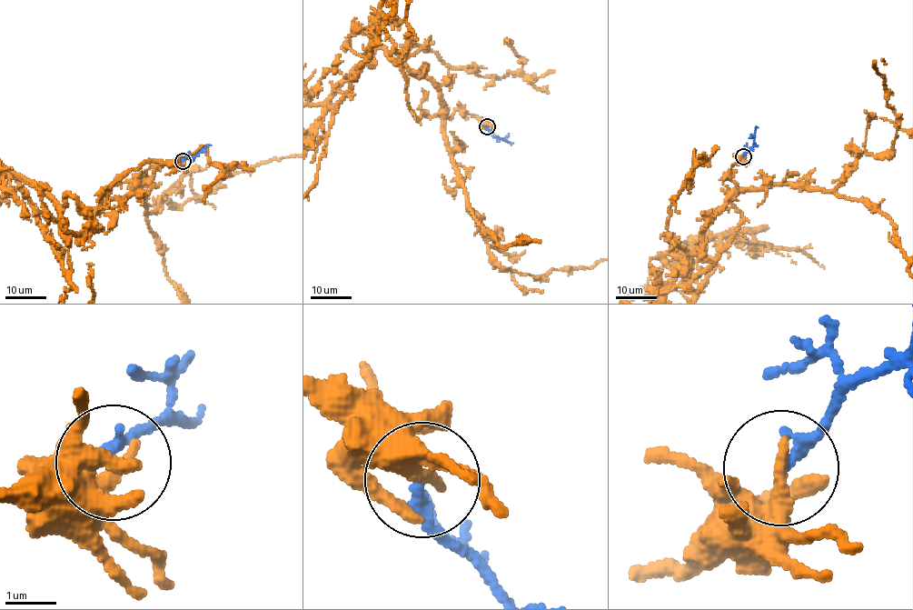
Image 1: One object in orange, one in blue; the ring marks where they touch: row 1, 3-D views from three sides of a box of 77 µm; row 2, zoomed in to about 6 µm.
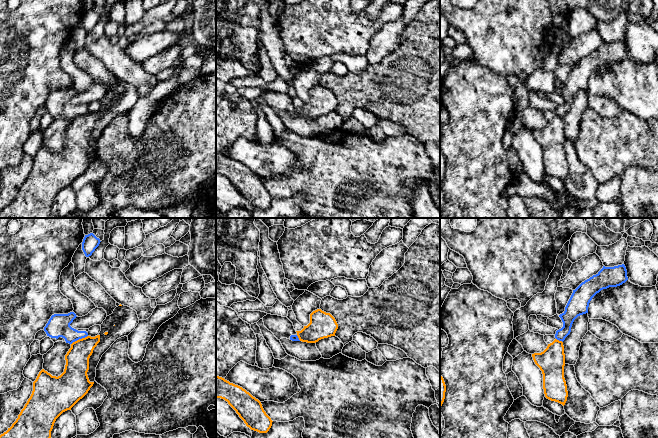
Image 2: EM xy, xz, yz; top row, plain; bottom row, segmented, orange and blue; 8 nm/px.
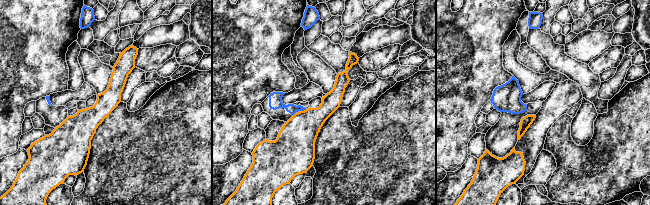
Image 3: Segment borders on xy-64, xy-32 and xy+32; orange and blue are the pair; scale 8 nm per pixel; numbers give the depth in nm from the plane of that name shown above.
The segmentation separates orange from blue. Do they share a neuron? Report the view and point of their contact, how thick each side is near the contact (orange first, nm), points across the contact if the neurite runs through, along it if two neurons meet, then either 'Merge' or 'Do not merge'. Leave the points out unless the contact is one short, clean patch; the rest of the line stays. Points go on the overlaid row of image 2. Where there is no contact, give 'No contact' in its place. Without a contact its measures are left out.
Touches orange at xy (79, 339). Thickness 190 nm (orange) against 180 nm. Boundary: xy (87, 335), (75, 340), (71, 344). Do not merge

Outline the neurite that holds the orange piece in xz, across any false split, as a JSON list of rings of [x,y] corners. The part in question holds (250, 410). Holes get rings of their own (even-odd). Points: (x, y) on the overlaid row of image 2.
[[[216,376],[216,398],[227,401],[251,430],[267,433],[271,428],[273,421],[261,402],[242,387],[219,376]]]

